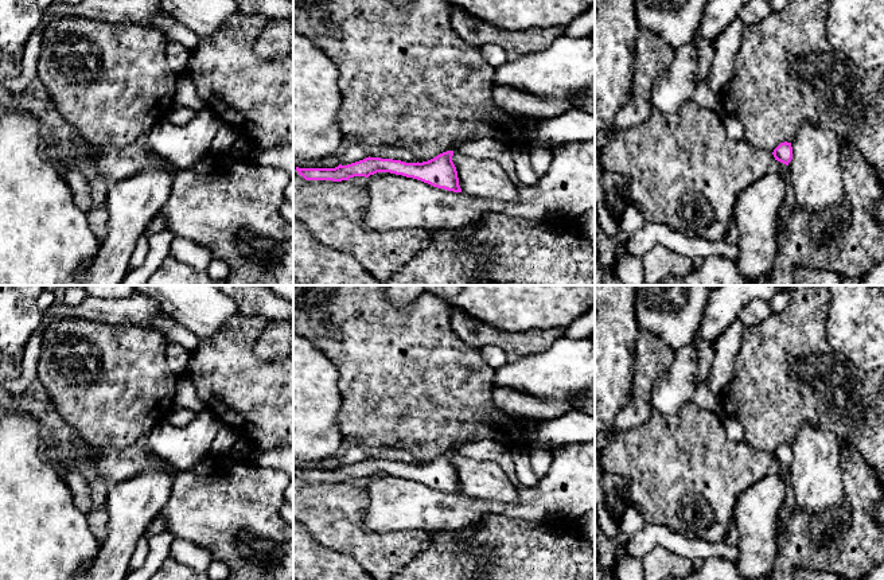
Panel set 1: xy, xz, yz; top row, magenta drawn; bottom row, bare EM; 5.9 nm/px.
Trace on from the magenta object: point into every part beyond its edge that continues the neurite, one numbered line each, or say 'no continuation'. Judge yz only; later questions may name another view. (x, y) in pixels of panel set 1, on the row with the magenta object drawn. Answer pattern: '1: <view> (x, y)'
no continuation

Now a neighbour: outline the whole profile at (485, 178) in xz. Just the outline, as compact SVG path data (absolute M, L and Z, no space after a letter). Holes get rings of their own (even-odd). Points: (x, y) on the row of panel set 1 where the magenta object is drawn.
M453 152L462 192L502 202L515 202L519 187L495 160L475 159Z

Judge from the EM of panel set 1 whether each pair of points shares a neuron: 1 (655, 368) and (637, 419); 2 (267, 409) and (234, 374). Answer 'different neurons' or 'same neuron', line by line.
1: same neuron
2: same neuron

